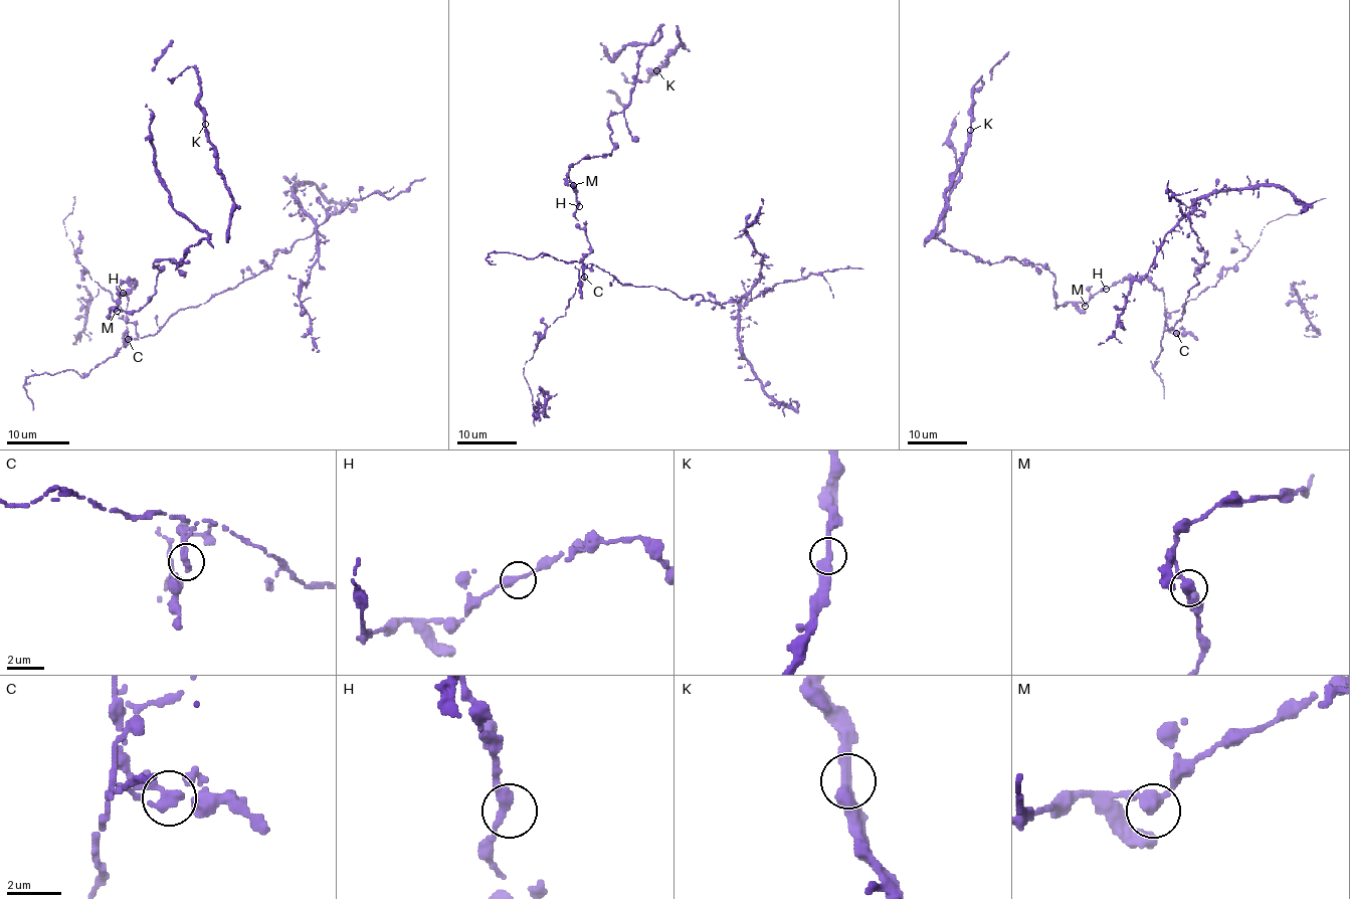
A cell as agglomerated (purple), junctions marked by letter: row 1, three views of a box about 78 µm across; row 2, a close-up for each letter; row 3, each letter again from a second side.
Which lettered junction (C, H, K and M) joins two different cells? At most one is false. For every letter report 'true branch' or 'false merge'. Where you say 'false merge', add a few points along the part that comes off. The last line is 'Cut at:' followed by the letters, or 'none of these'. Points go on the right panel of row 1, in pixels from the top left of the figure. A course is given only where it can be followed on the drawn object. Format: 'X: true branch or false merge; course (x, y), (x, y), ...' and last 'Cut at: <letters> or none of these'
C: false merge; course (1177, 332), (1163, 331), (1184, 313), (1205, 254), (1193, 231), (1174, 228), (1199, 198), (1279, 185), (1306, 212)
H: true branch
K: true branch
M: true branch
Cut at: C

